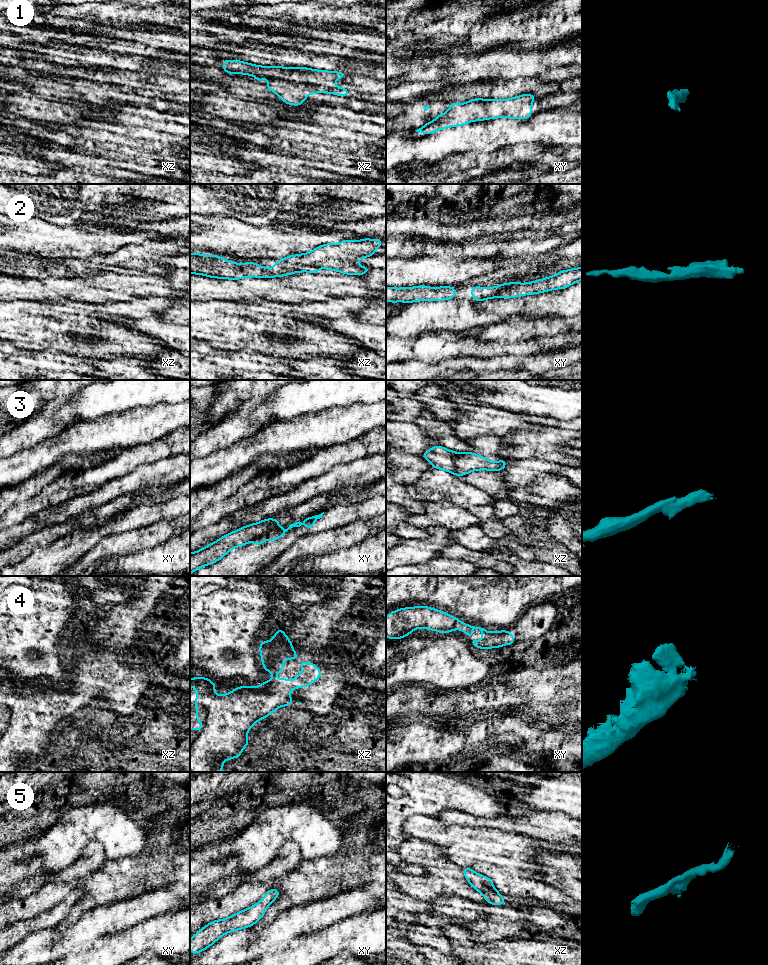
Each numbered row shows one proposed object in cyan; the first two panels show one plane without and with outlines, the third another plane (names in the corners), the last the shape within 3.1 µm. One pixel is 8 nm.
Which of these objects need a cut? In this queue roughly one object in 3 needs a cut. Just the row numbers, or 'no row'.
3

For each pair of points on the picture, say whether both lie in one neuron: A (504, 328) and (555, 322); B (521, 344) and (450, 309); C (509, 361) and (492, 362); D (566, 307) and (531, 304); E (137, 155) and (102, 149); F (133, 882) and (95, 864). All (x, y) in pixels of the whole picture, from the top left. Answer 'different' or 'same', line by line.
A: same
B: different
C: same
D: same
E: same
F: different

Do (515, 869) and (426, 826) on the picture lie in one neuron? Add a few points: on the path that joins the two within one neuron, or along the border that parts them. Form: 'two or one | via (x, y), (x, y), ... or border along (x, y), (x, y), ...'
one | via (493, 850), (466, 847), (456, 839), (448, 836)

